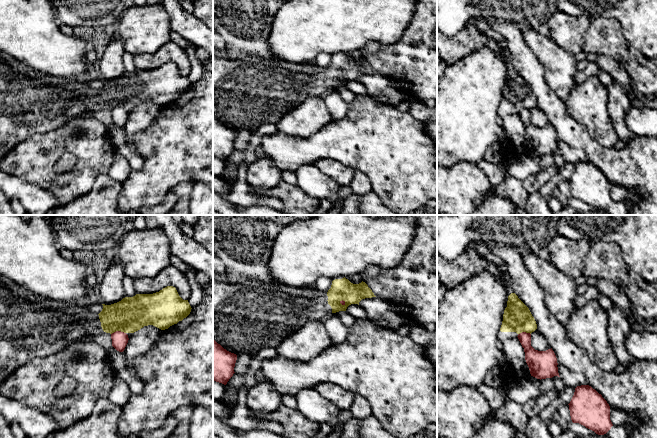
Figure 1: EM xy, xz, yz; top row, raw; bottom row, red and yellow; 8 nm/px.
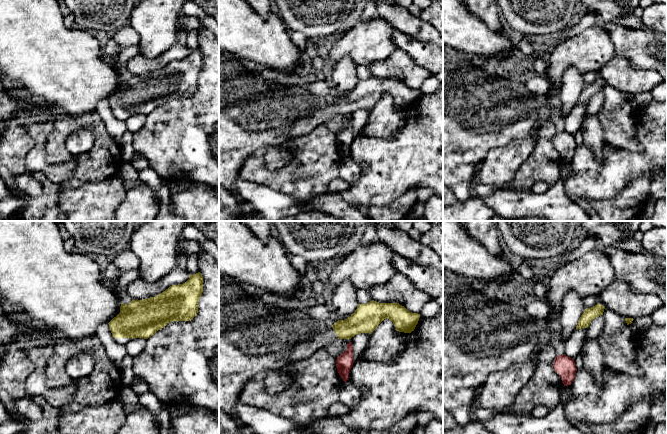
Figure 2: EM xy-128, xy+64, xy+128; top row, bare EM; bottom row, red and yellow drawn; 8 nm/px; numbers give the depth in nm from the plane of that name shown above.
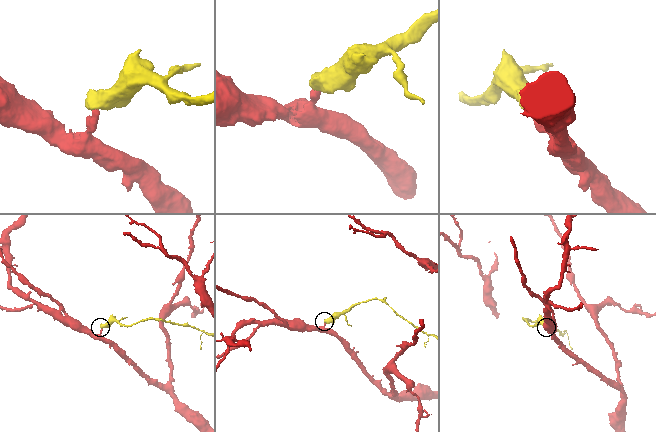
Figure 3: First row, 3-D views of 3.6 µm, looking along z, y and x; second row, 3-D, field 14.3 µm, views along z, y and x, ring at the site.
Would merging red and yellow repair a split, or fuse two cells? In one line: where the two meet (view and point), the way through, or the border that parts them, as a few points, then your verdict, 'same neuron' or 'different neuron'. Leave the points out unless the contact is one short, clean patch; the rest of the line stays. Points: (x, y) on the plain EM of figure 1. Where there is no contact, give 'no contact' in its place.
contact xy (118, 107); border xy (125, 108), (114, 107), (111, 110); different neuron

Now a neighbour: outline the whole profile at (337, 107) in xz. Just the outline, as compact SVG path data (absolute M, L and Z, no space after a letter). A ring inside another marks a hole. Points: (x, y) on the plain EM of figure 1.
M332 89L323 96L323 100L333 121L340 120L346 116L349 103L344 101L337 91Z

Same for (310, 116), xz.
M312 97L288 111L274 126L288 136L305 138L332 121L323 97Z

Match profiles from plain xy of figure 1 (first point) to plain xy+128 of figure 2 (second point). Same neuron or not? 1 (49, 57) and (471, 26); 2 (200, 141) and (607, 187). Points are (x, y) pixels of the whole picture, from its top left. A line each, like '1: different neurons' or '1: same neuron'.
1: same neuron
2: same neuron

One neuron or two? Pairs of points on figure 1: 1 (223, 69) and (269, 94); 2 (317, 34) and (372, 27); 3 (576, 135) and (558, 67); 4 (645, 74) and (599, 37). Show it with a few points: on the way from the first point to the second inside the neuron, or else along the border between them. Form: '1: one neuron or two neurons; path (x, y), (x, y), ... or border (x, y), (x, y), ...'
1: one neuron; path (234, 80), (246, 92), (258, 92)
2: one neuron; path (331, 27), (358, 27)
3: two neurons; border (547, 84), (563, 102)
4: one neuron; path (634, 63), (610, 41)

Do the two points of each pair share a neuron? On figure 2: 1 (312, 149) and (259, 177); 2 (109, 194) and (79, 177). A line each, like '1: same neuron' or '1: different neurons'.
1: same neuron
2: different neurons

